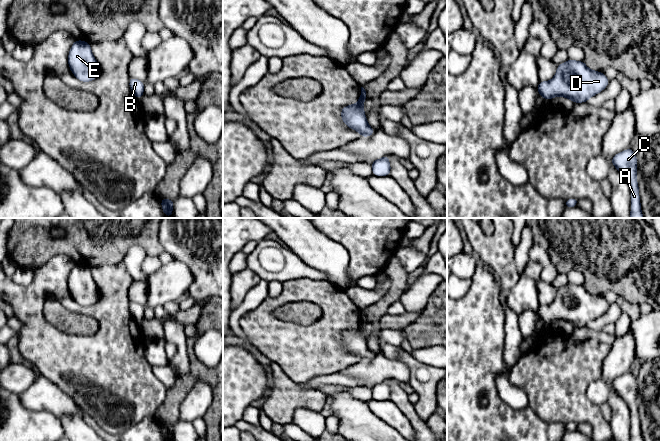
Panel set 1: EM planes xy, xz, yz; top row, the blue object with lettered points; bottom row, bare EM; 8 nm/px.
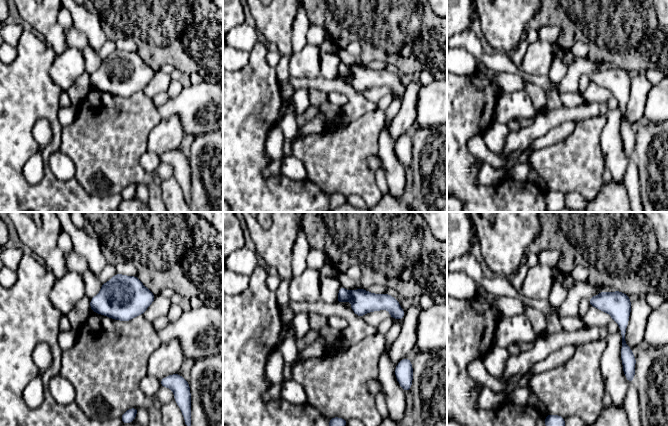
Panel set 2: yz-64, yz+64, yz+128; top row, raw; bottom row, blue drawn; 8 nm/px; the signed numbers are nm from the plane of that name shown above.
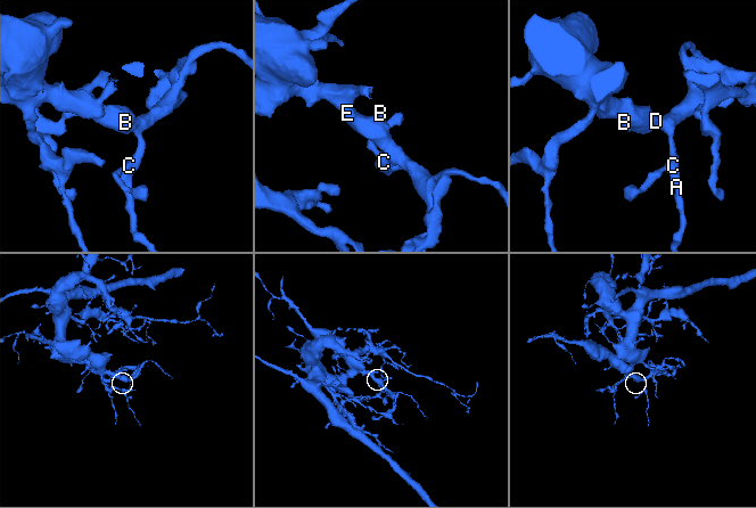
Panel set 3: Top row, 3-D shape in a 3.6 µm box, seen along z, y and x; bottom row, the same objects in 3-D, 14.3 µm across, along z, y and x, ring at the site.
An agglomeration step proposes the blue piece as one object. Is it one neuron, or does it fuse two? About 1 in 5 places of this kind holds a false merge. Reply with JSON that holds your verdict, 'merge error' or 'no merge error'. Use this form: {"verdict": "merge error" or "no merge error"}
{"verdict": "no merge error"}

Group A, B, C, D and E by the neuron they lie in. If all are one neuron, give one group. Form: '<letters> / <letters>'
A B C D E

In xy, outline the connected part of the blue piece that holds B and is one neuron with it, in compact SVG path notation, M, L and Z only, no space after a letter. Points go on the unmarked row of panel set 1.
M129 302L130 314L138 324L144 319L144 308L145 307L139 303Z

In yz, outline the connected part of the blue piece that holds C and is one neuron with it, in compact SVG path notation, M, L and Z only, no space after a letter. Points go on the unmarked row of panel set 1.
M632 372L621 375L611 383L613 390L626 402L631 414L630 442L644 442L641 434L639 409L637 405L637 379Z

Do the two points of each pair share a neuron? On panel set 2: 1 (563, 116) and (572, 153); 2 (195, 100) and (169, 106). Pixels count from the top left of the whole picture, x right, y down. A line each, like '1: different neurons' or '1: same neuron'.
1: different neurons
2: same neuron

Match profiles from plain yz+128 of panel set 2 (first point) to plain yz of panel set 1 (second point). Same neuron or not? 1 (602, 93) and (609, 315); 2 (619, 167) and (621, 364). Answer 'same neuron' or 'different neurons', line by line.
1: same neuron
2: different neurons

